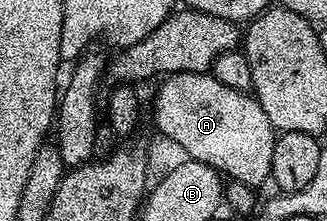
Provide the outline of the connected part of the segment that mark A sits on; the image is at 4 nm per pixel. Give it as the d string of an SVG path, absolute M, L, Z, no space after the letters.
M178 72L167 76L161 83L163 84L154 101L154 119L158 127L157 132L161 136L179 143L186 149L189 158L208 164L219 171L219 174L237 183L257 188L269 180L272 151L275 149L277 136L268 115L255 97L221 84L212 73L207 72Z

